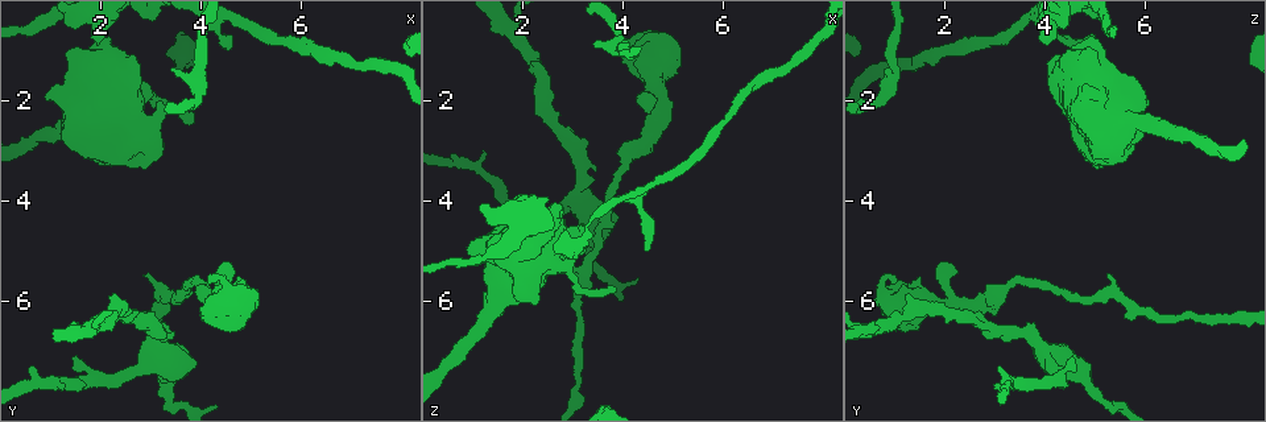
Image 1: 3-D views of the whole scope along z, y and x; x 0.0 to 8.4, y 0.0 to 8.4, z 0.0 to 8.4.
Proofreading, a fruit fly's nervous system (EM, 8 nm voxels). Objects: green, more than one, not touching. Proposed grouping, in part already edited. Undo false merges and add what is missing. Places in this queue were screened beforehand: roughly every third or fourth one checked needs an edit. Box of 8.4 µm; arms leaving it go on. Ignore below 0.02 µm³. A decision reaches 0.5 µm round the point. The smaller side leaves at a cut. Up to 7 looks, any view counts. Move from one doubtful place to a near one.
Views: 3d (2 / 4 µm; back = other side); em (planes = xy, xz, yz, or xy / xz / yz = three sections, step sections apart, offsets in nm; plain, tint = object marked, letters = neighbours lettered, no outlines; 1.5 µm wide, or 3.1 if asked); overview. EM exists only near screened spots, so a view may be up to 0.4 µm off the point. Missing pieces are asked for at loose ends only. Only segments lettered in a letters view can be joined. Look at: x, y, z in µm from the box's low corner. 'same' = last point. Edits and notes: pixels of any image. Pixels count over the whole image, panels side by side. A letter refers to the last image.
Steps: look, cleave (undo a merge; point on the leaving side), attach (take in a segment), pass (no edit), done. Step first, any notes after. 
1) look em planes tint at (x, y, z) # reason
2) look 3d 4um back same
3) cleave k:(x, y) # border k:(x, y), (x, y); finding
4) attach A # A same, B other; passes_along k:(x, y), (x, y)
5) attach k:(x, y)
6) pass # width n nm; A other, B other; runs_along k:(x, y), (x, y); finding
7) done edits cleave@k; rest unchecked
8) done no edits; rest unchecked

look em xy step 4 letters at (2.90, 5.50, 5.20) # branch stops here

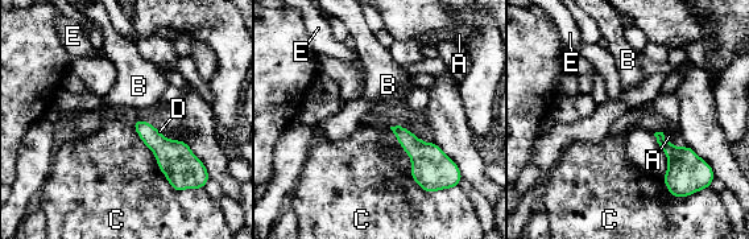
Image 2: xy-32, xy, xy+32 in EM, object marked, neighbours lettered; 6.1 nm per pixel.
look em planes letters same # another direction

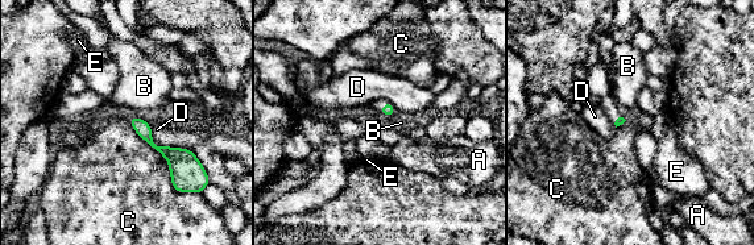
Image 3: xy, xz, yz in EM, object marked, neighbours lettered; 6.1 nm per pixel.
pass # A other, B other, C other, D other, E other; border 3:(148, 123), (152, 140), (166, 146); none of them fits

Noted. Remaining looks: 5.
look em xy step 8 tint at (1.45, 2.45, 5.85) # thick turns thin

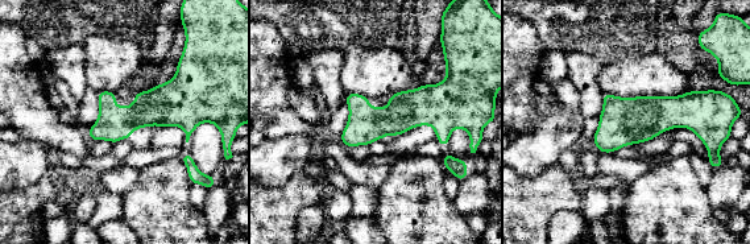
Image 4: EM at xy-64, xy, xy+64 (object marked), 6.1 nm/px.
look em xy step 8 letters same

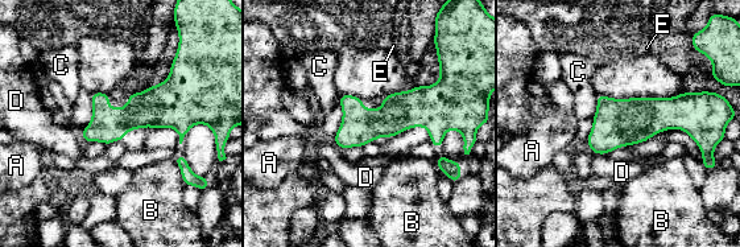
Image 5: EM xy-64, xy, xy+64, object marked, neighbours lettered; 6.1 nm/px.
pass # width 220 nm; A other, B other, C other, D other, E other; border 5:(598, 94), (596, 110), (592, 118); continuous, no second neuron

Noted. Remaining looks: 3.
look em xz step 4 tint at (4.45, 0.70, 4.95) # thin end

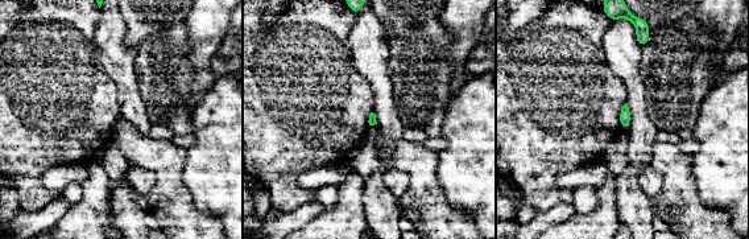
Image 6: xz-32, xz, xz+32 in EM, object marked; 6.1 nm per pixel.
look em planes letters same

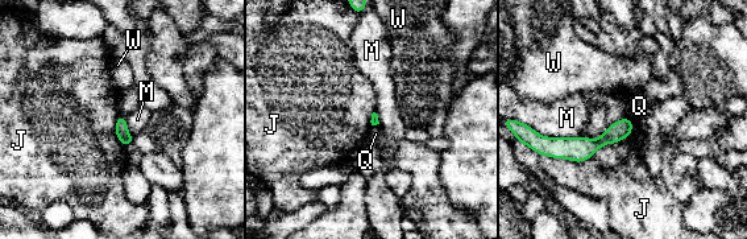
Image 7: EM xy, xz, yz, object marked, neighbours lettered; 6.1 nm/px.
pass # J other, M other, Q other, W other; border 7:(604, 145), (582, 161), (540, 155); none of them fits

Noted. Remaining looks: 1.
done no edits; rest unchecked

